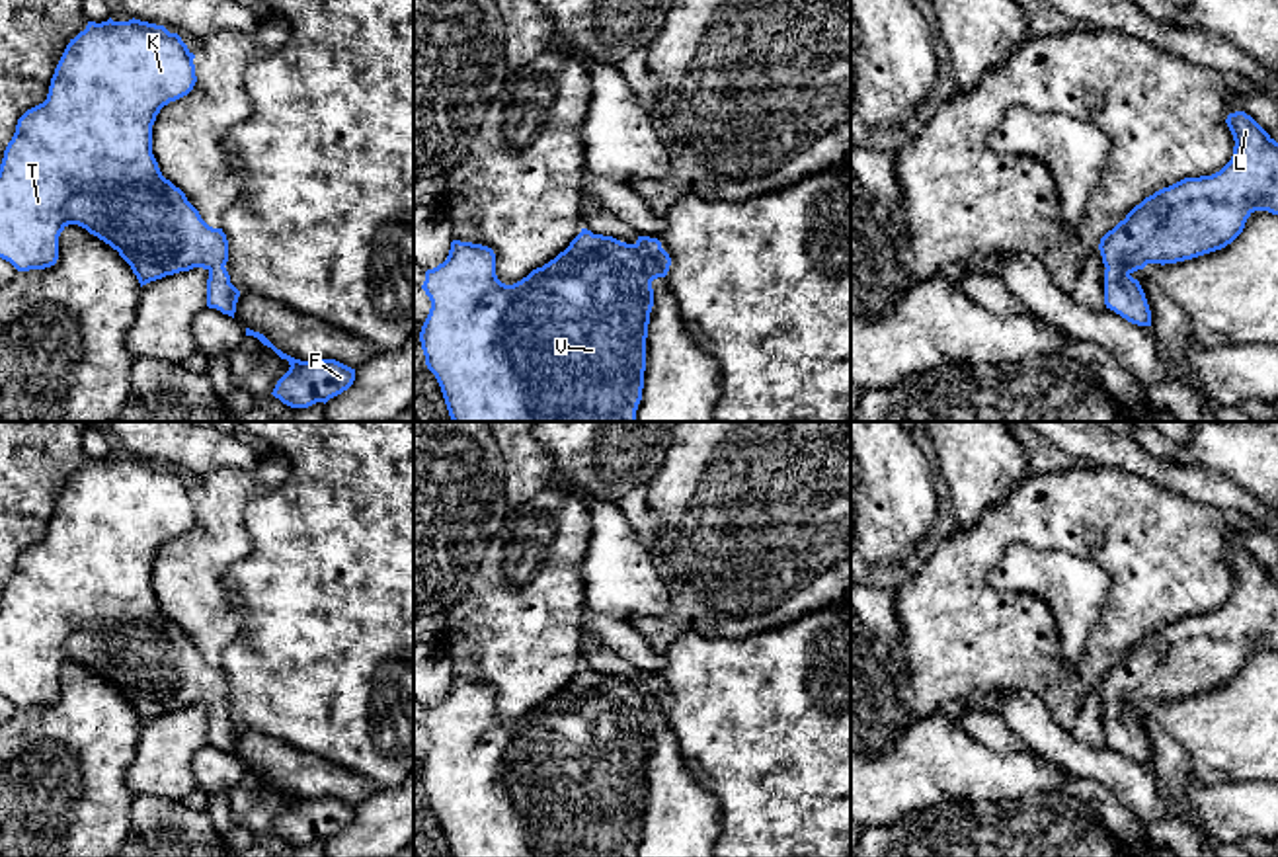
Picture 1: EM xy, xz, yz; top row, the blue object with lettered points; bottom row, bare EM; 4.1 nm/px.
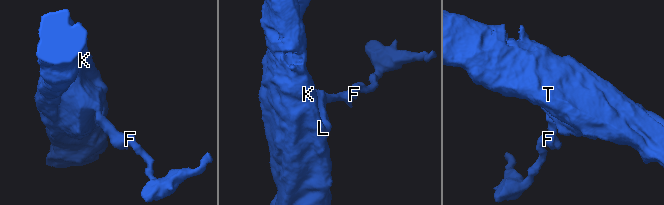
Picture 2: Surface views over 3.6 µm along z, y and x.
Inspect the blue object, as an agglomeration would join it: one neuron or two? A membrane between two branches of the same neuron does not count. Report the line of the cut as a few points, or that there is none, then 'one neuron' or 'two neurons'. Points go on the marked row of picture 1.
no cut; one neuron

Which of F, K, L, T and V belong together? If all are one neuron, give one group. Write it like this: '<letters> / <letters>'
F K L T V

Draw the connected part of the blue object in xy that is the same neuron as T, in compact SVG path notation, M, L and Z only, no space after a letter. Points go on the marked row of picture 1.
M88 21L66 45L51 78L47 100L27 109L4 150L0 164L0 258L18 271L45 269L59 260L59 236L68 224L78 224L98 236L131 265L140 287L203 267L207 279L207 306L234 318L240 291L226 271L228 240L222 228L209 226L185 193L166 180L152 154L152 125L164 105L187 96L195 82L195 55L178 33L164 25L129 21Z

